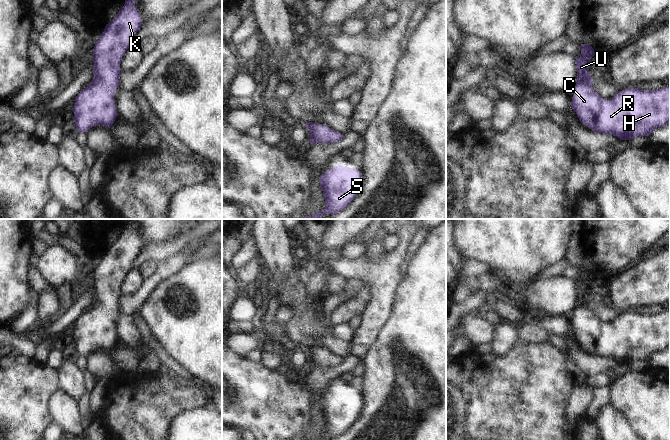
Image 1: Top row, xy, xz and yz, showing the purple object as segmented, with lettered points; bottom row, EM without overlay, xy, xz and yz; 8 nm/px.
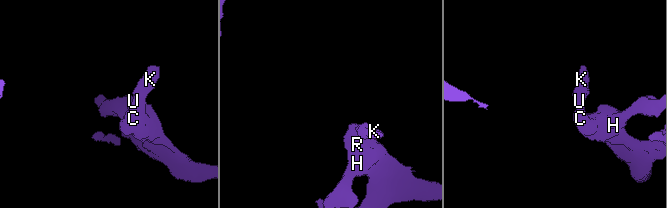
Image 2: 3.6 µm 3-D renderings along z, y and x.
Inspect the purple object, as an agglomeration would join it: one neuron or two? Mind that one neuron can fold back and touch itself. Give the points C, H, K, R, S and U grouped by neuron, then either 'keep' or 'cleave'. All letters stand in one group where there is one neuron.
C H K R S U | keep

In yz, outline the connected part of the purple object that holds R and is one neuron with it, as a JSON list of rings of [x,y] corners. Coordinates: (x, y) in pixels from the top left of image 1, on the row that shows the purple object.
[[[581,44],[582,56],[575,57],[577,68],[576,90],[571,106],[580,122],[595,133],[610,134],[621,140],[630,140],[639,136],[649,136],[655,129],[670,122],[670,88],[657,90],[640,90],[627,88],[610,100],[603,99],[593,88],[593,79],[589,72],[589,63],[595,55],[588,44]]]

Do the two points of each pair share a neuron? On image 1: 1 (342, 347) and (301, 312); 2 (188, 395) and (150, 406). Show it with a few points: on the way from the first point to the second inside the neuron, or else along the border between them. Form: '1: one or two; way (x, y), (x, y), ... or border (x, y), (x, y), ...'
1: one; way (332, 344), (310, 322)
2: one; way (179, 399), (159, 400)

